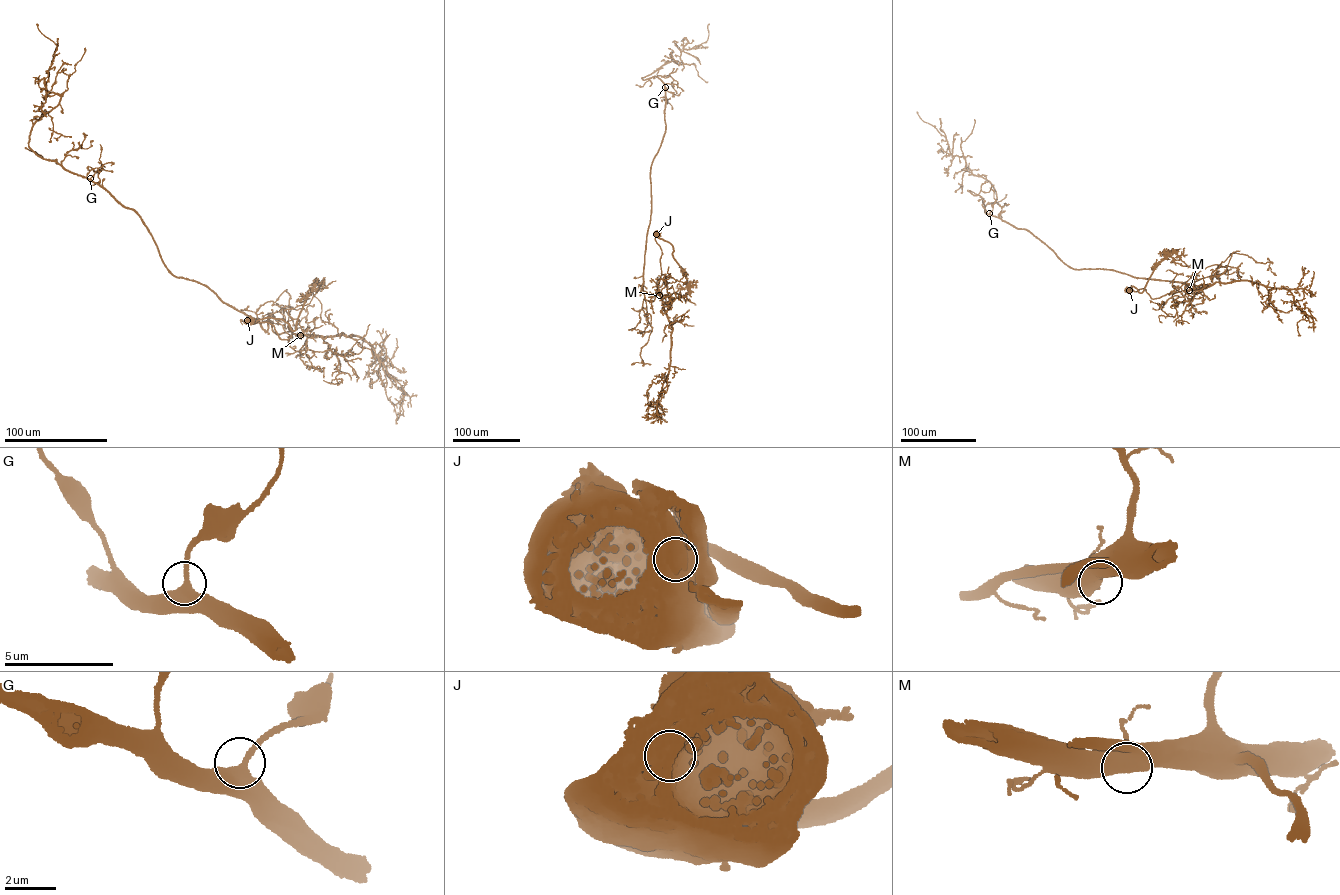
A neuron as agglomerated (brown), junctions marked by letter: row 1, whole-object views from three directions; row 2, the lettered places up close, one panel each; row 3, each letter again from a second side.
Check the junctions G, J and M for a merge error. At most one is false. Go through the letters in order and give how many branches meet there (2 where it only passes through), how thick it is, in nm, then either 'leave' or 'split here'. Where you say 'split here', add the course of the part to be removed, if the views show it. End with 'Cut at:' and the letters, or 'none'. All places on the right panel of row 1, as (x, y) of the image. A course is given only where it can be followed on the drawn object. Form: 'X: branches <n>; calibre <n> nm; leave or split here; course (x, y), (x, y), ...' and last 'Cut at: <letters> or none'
G: branches 2; calibre 500 nm; leave
J: branches 2; calibre 1000 nm; split here; course (1129, 290), (1132, 286), (1142, 292), (1156, 265), (1170, 253), (1174, 252), (1191, 267)
M: branches 2; calibre 550 nm; leave
Cut at: J

